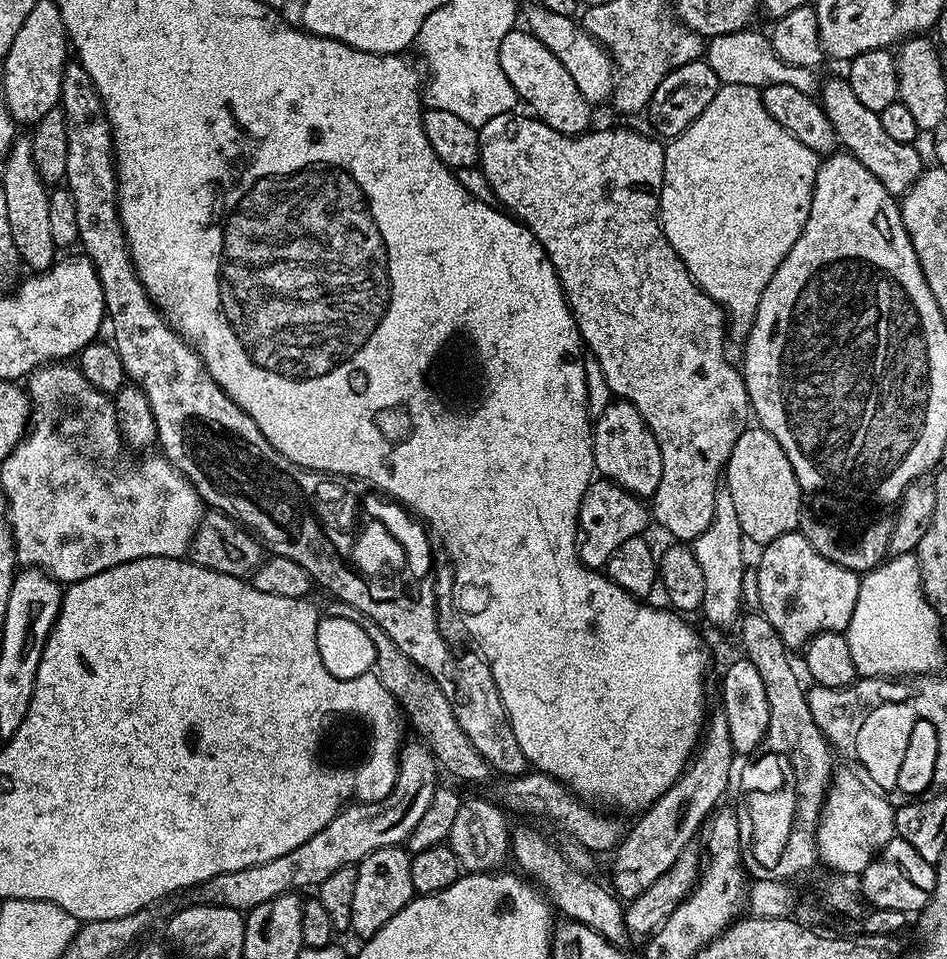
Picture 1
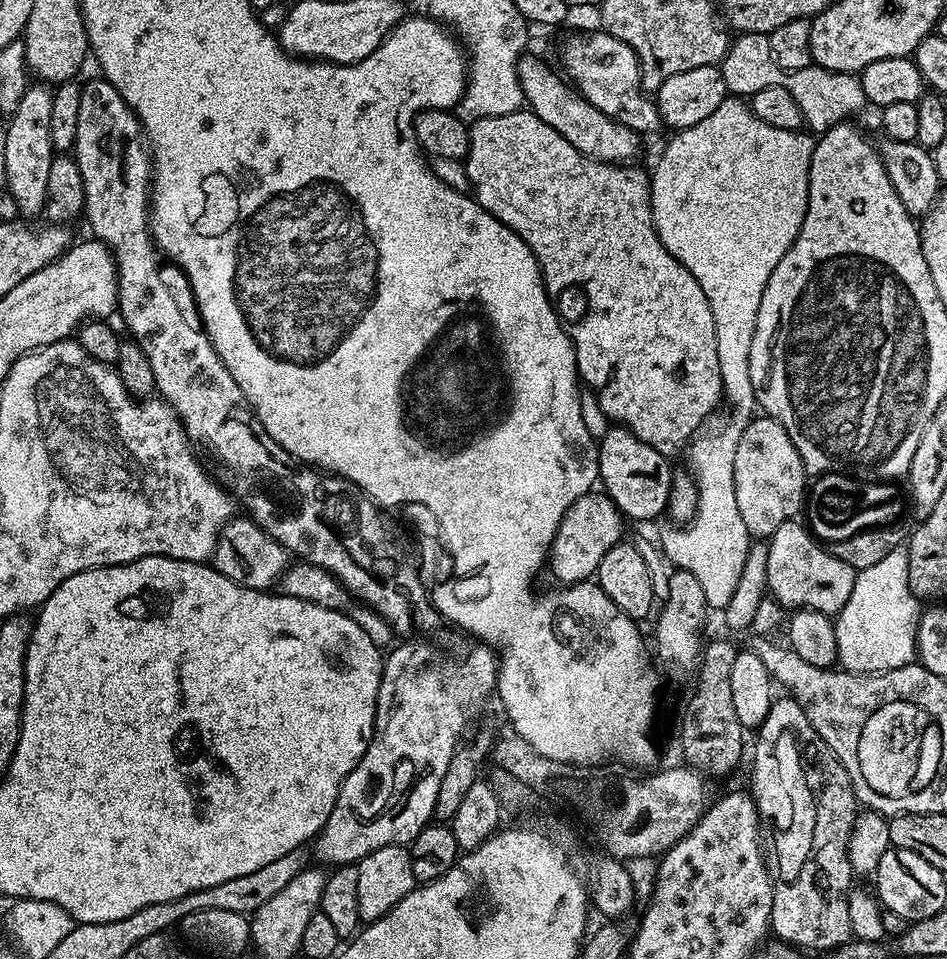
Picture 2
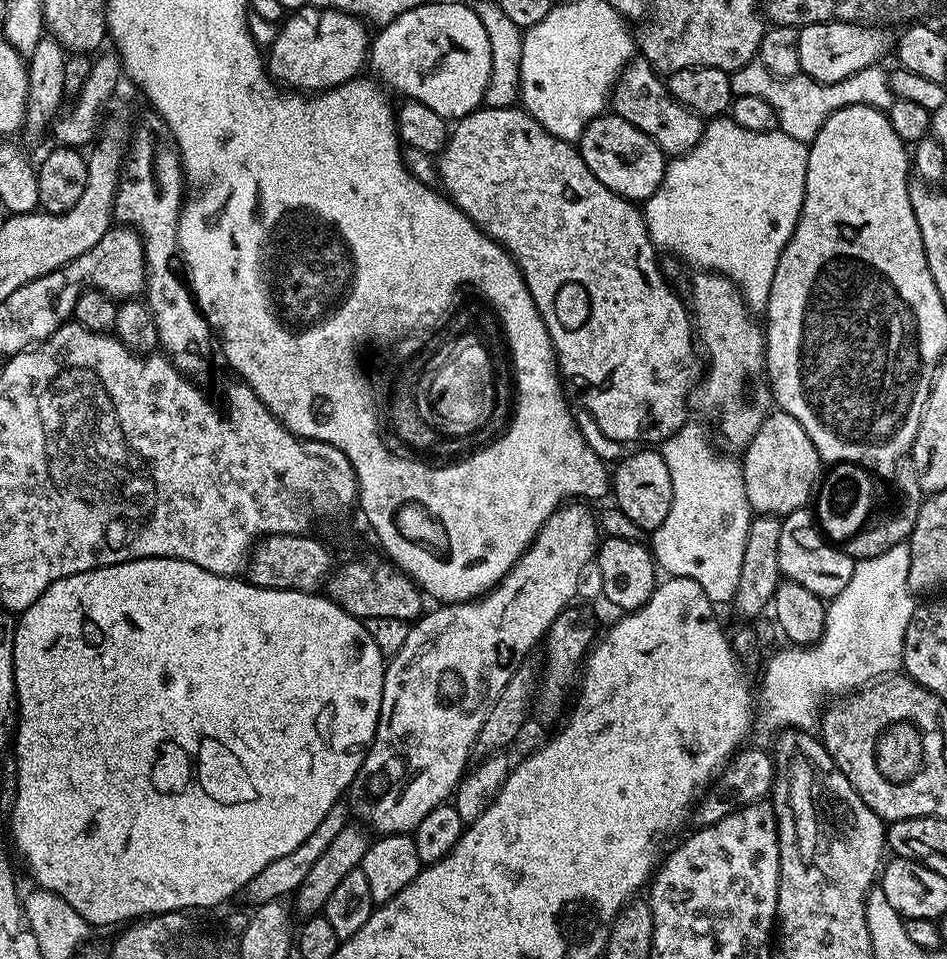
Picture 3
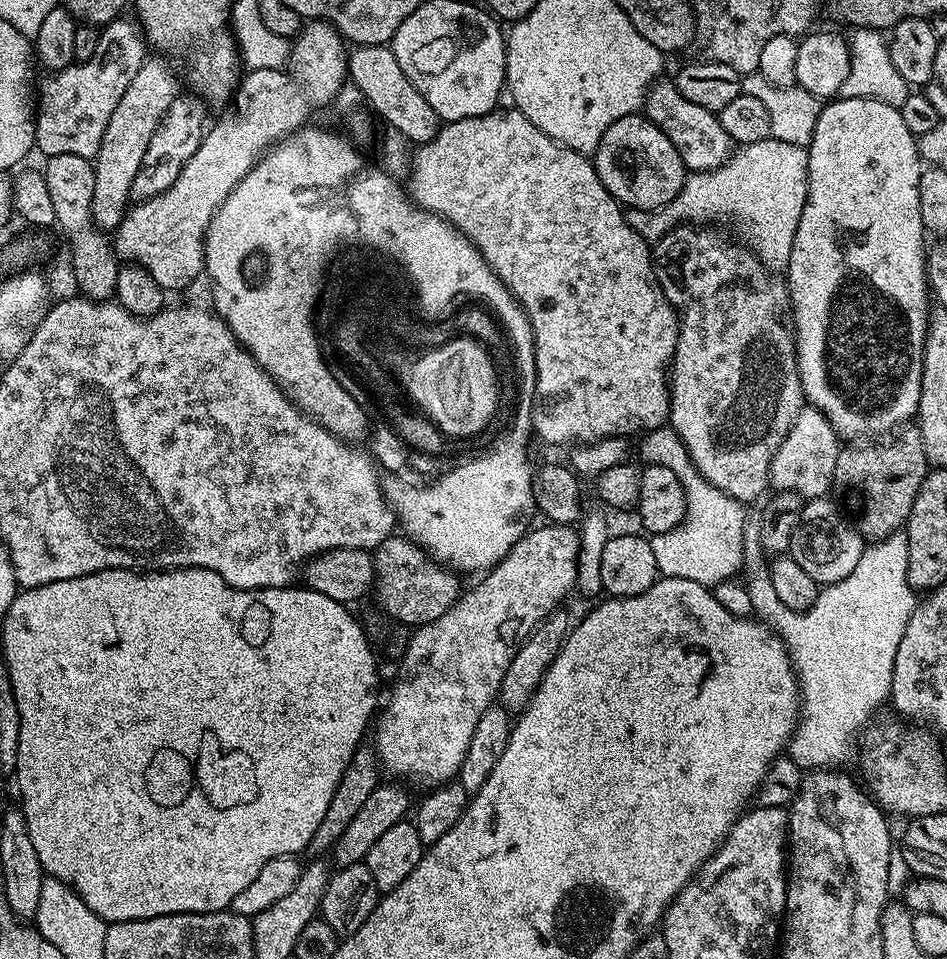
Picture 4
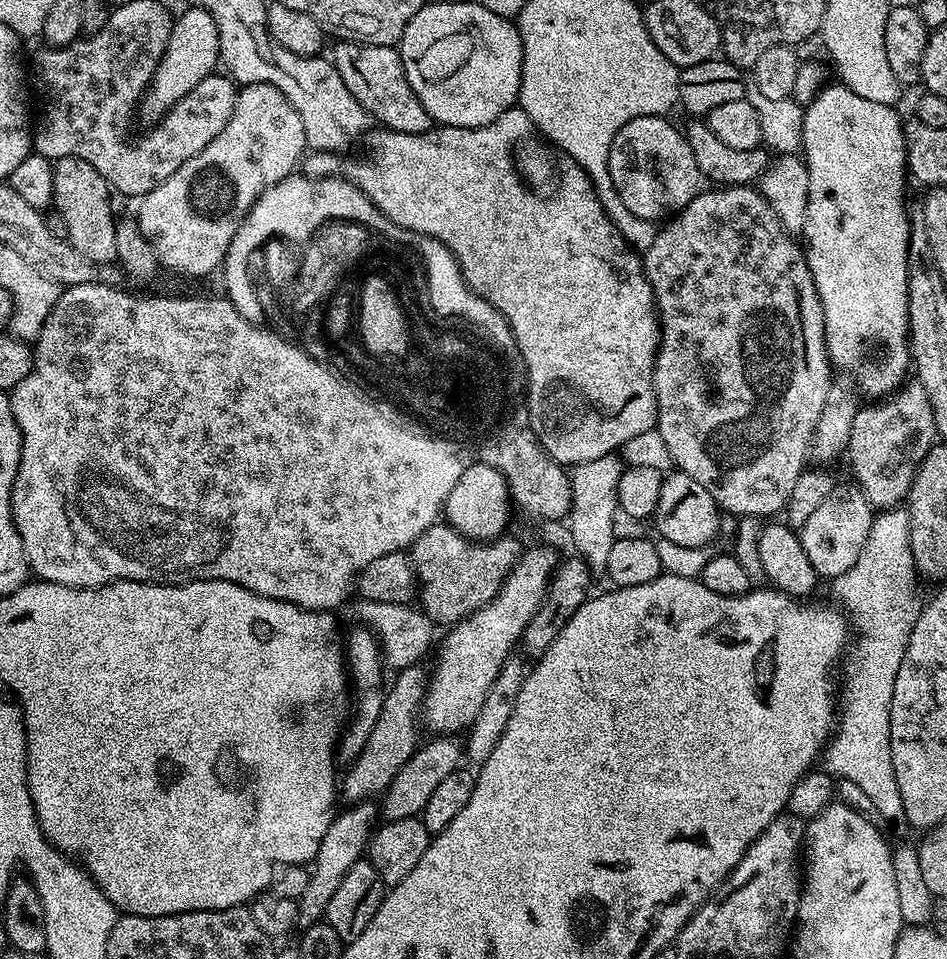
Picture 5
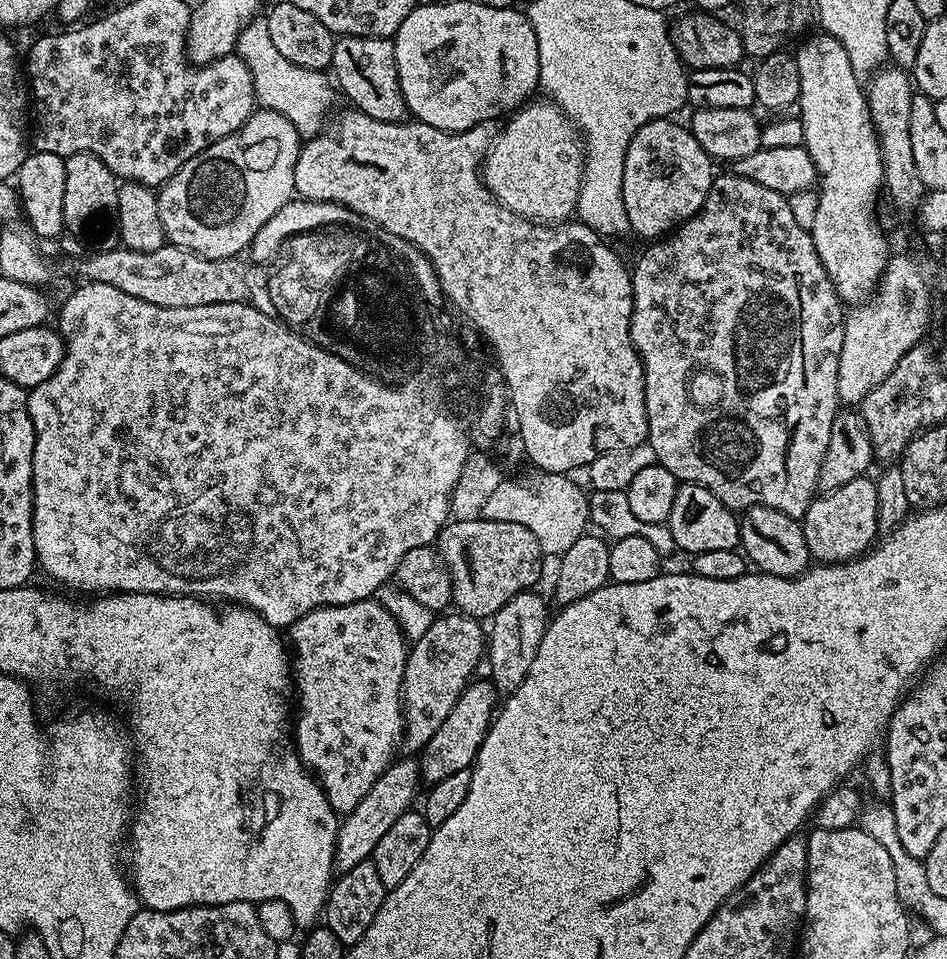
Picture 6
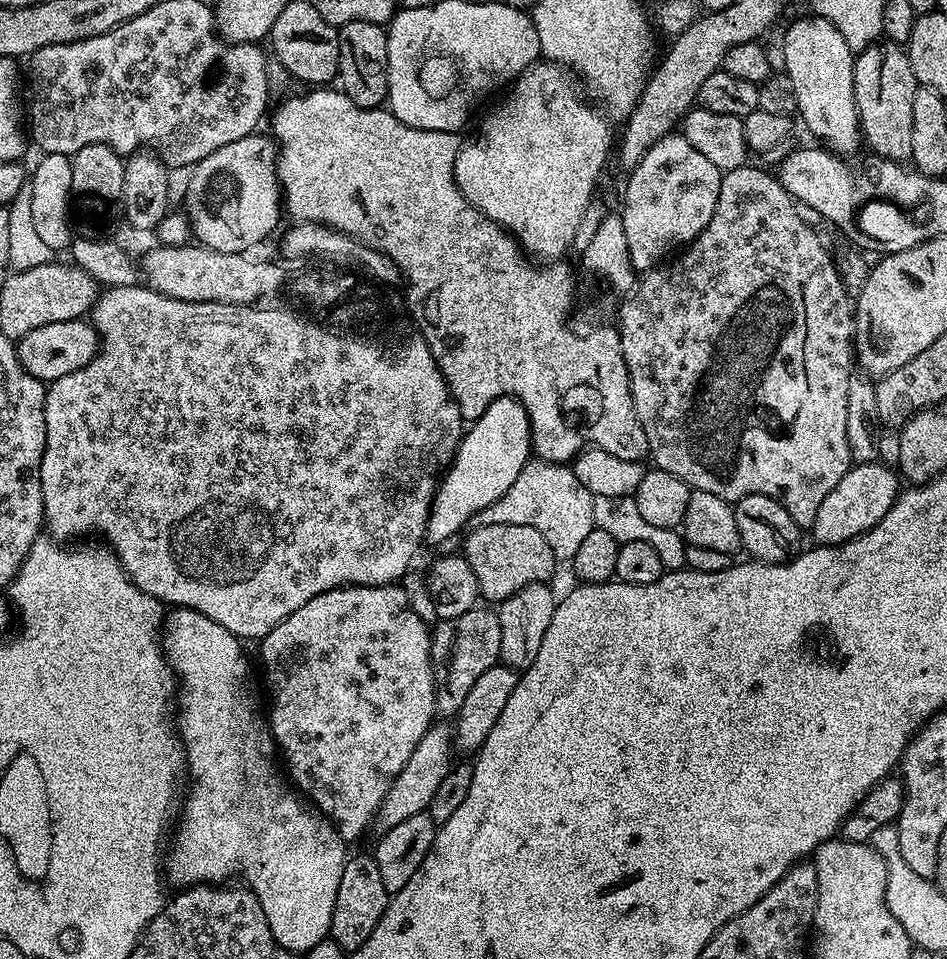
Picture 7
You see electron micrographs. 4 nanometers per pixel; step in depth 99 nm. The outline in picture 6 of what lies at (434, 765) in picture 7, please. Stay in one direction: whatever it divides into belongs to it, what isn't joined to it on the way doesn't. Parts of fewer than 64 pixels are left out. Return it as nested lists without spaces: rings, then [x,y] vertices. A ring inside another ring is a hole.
[[[415,759],[399,760],[388,765],[378,782],[374,782],[374,786],[366,790],[366,798],[362,798],[362,802],[358,802],[358,806],[354,806],[354,810],[347,812],[340,820],[340,828],[336,832],[334,865],[337,873],[354,870],[358,862],[369,859],[374,846],[378,846],[380,839],[386,835],[386,830],[390,830],[390,826],[394,826],[394,822],[398,822],[398,818],[402,818],[402,814],[413,807],[412,799],[416,796],[416,787],[421,787],[422,784],[420,765]]]

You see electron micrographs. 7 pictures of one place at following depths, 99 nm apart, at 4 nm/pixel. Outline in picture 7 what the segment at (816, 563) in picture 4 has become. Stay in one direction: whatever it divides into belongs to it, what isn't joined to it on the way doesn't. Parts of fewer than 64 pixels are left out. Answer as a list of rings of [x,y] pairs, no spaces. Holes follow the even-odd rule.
[[[879,462],[870,464],[853,463],[846,474],[838,481],[838,486],[826,494],[822,506],[818,506],[818,518],[814,518],[810,529],[817,545],[841,544],[847,540],[866,534],[890,510],[902,491],[902,480],[895,467]],[[901,484],[901,485],[900,485]]]

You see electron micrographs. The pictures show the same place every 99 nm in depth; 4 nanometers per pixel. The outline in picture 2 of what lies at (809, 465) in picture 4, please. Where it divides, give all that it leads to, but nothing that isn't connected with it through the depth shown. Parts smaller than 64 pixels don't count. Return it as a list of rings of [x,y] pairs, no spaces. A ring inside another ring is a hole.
[[[760,414],[753,418],[746,426],[742,438],[738,438],[738,450],[734,450],[734,499],[738,501],[738,511],[742,514],[742,522],[746,522],[749,537],[770,538],[774,530],[782,526],[782,522],[795,520],[801,515],[806,504],[804,480],[806,473],[802,458],[798,450],[794,450],[790,434],[782,430],[777,420],[771,420],[768,416]]]

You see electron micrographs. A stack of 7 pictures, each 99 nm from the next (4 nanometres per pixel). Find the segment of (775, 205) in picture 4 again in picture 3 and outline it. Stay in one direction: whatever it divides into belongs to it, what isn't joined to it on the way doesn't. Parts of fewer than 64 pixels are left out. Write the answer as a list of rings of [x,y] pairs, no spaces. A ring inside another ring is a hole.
[[[730,118],[709,119],[700,141],[686,154],[667,161],[658,190],[643,201],[648,237],[657,249],[665,248],[681,261],[696,264],[692,266],[697,269],[718,272],[734,281],[753,313],[763,313],[768,306],[774,270],[778,270],[782,250],[786,250],[786,242],[790,242],[800,217],[807,165],[808,145],[790,138],[790,134],[779,130],[746,130]]]

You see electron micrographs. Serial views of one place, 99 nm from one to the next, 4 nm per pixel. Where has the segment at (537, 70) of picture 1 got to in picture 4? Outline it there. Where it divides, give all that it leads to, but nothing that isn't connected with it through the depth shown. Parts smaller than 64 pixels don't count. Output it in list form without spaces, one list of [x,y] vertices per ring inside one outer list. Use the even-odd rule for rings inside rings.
[[[633,114],[614,122],[602,134],[602,142],[594,153],[596,173],[606,190],[621,205],[641,212],[664,208],[682,190],[686,169],[674,142],[648,121],[643,114]]]

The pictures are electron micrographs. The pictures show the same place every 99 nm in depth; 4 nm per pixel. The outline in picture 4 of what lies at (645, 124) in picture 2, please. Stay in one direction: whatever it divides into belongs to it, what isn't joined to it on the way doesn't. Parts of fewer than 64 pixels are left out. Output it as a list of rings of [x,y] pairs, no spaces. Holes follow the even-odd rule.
[[[661,78],[653,83],[645,95],[642,112],[650,123],[658,126],[662,134],[666,134],[666,138],[670,138],[670,142],[674,142],[674,150],[678,150],[689,173],[712,172],[727,162],[730,141],[718,126],[717,113],[710,112],[702,106],[694,106],[694,102],[682,98],[671,79]]]

